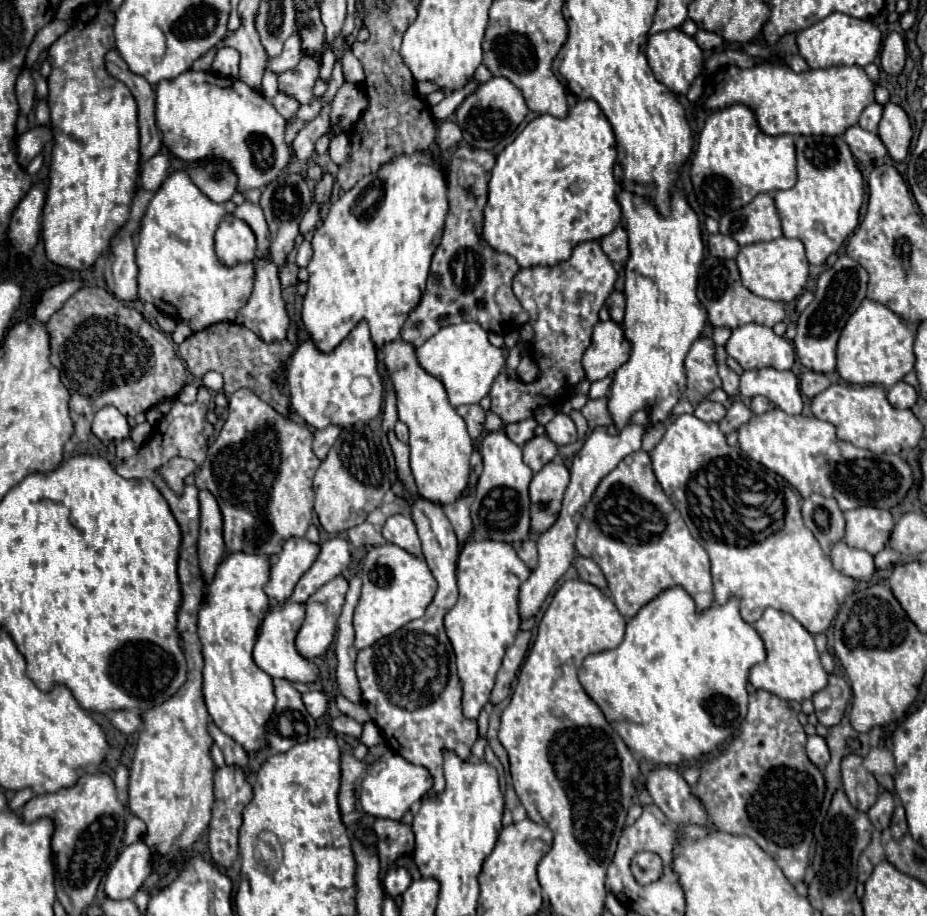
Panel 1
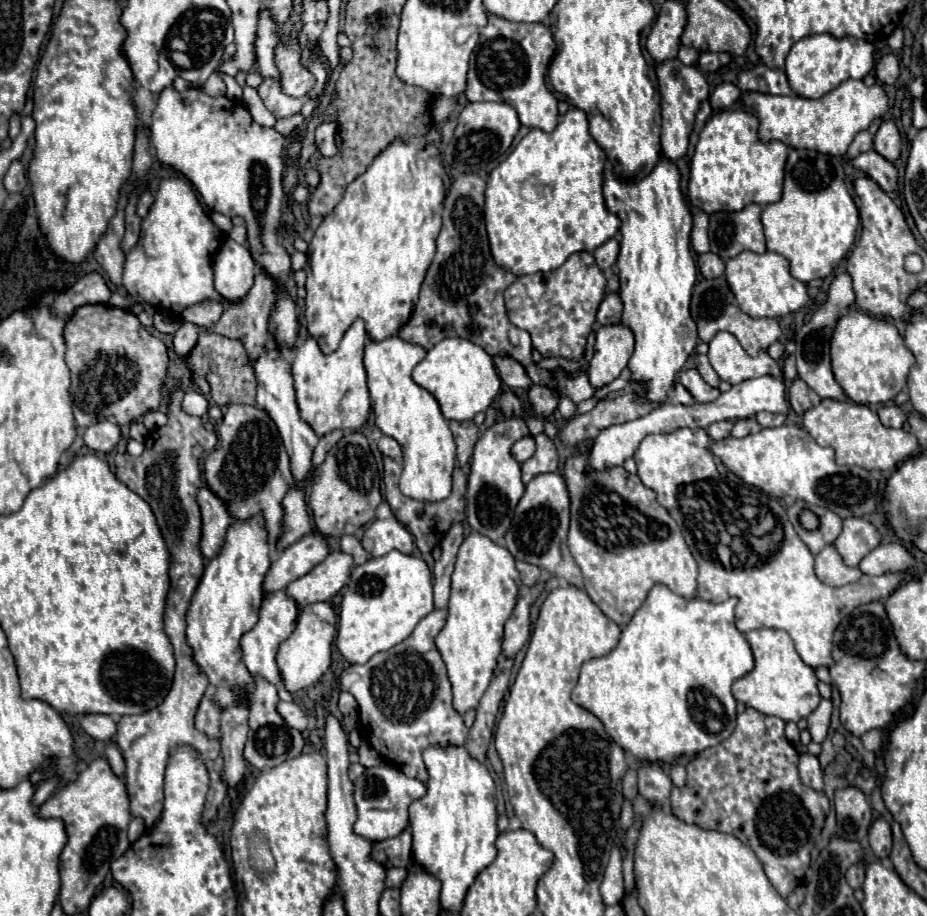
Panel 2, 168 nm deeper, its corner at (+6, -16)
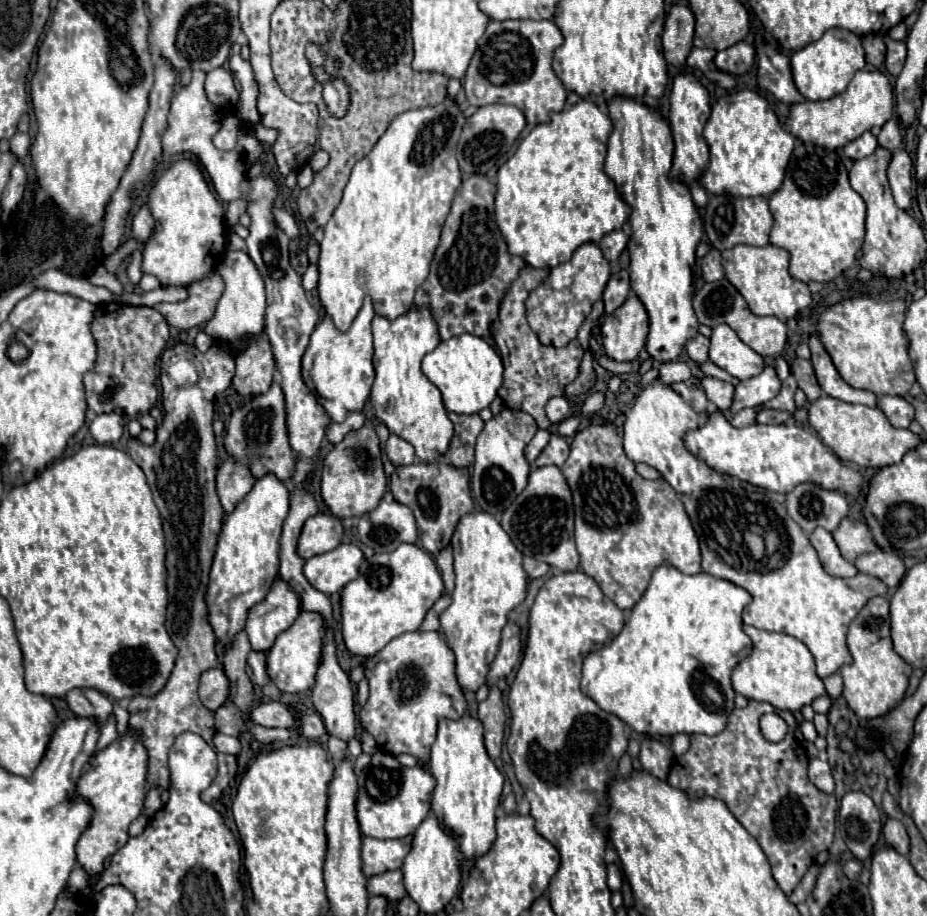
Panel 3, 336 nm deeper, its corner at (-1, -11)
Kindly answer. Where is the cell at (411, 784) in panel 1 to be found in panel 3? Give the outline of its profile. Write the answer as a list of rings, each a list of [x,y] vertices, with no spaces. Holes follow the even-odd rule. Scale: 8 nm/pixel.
[[[377,751],[359,775],[359,803],[357,819],[361,833],[375,839],[399,839],[411,835],[431,811],[431,791],[435,779],[421,767],[403,767],[399,761],[383,751]]]

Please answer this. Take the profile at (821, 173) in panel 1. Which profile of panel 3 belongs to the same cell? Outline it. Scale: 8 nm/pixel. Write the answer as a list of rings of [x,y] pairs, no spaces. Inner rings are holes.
[[[797,143],[783,185],[769,197],[769,209],[775,217],[769,243],[789,253],[793,279],[827,283],[853,265],[865,237],[865,201],[849,185],[847,169],[835,151]]]

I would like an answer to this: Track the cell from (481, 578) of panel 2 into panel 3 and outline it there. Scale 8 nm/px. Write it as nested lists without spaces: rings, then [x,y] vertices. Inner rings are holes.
[[[473,511],[459,519],[451,538],[455,589],[451,605],[441,613],[441,629],[447,635],[447,645],[457,657],[457,679],[463,689],[477,691],[487,677],[489,663],[495,657],[501,641],[501,629],[507,623],[507,613],[513,611],[527,593],[527,573],[523,569],[523,554],[503,531],[499,521],[485,511]]]

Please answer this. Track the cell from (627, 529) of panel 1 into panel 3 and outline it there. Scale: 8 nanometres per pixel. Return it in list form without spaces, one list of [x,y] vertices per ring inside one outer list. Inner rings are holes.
[[[617,415],[615,425],[617,427],[591,425],[583,431],[577,431],[571,443],[569,459],[563,463],[561,473],[565,475],[573,493],[575,541],[581,555],[581,569],[597,581],[601,591],[619,609],[631,609],[639,601],[639,595],[643,595],[647,589],[651,571],[655,571],[659,563],[671,563],[679,571],[695,575],[701,573],[701,553],[699,539],[675,489],[665,479],[647,481],[635,471],[635,463],[627,459],[623,451],[623,415]]]

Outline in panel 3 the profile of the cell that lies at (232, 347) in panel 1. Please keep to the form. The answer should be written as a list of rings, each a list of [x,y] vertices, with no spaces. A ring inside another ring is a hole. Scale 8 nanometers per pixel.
[[[211,271],[201,281],[189,285],[189,297],[179,303],[157,303],[155,309],[163,313],[169,325],[181,330],[206,324],[223,295],[223,279],[217,271]]]

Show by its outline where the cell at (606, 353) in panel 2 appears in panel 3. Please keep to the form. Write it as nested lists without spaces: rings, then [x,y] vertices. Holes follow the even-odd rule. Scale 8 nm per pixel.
[[[631,293],[621,307],[607,315],[601,335],[605,353],[611,359],[633,361],[639,355],[649,335],[649,315],[635,293]]]

